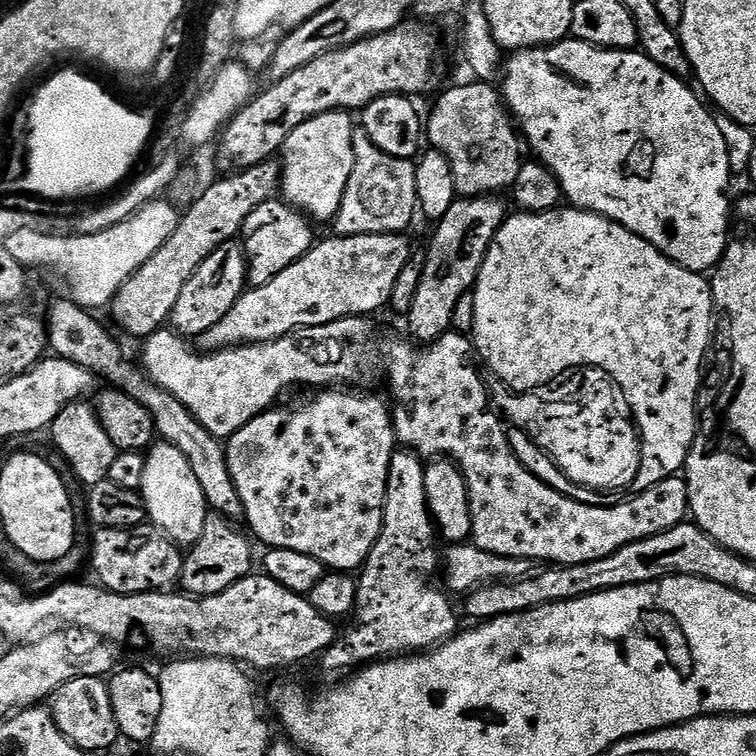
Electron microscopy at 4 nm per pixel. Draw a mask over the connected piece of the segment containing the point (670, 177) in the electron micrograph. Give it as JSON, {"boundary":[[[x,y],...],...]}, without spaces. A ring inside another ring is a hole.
{"boundary":[[[565,38],[558,44],[550,44],[542,48],[522,48],[511,53],[512,56],[507,57],[506,63],[502,68],[502,80],[504,76],[504,88],[502,87],[502,95],[504,97],[504,103],[515,123],[518,125],[519,131],[522,133],[523,139],[532,147],[532,152],[539,163],[544,164],[554,174],[554,178],[558,178],[560,183],[560,191],[563,199],[567,201],[571,207],[580,208],[583,212],[593,212],[599,216],[605,216],[608,220],[618,222],[622,226],[626,226],[626,230],[630,230],[634,234],[641,236],[646,242],[650,242],[659,250],[666,258],[670,258],[678,266],[682,266],[686,270],[691,272],[698,272],[701,274],[708,274],[715,269],[716,265],[720,263],[720,259],[724,256],[724,251],[727,250],[730,243],[730,237],[728,237],[728,216],[730,220],[730,200],[728,204],[728,179],[732,176],[732,156],[728,153],[728,140],[724,137],[724,132],[720,129],[720,124],[714,117],[708,113],[709,105],[705,103],[699,95],[695,96],[690,89],[687,88],[685,81],[679,76],[670,74],[666,70],[662,70],[662,66],[658,66],[654,62],[650,62],[650,58],[646,58],[643,52],[639,50],[629,50],[626,52],[613,52],[607,48],[592,48],[586,42],[581,40],[574,40],[571,38]]]}

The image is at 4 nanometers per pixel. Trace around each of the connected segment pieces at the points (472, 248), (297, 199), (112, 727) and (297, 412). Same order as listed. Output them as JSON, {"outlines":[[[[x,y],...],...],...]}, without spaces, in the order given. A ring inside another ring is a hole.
{"outlines":[[[[496,194],[457,198],[440,220],[435,221],[436,233],[426,247],[422,282],[418,282],[418,294],[414,294],[414,306],[406,313],[407,335],[417,345],[433,344],[438,338],[453,331],[454,306],[462,294],[472,292],[476,279],[484,265],[486,254],[494,242],[500,227],[504,225],[506,211],[501,197]]],[[[344,110],[318,114],[302,122],[302,126],[298,126],[298,130],[294,130],[284,143],[280,192],[297,212],[313,221],[335,221],[340,214],[350,174],[354,174],[354,121],[348,116],[351,115]]],[[[79,676],[60,684],[50,697],[50,711],[58,730],[85,754],[104,752],[121,739],[118,718],[114,718],[114,705],[110,702],[108,680],[98,676]]],[[[320,390],[313,400],[308,400],[305,404],[300,404],[297,408],[280,408],[281,406],[273,407],[267,412],[261,412],[260,415],[255,416],[250,422],[246,422],[246,426],[242,426],[242,430],[238,430],[232,436],[228,437],[226,447],[228,449],[228,465],[230,466],[230,478],[234,478],[234,486],[238,490],[238,498],[242,498],[242,506],[244,507],[244,520],[246,524],[252,527],[251,535],[264,543],[268,548],[285,548],[286,550],[298,550],[298,554],[310,554],[310,558],[318,558],[318,562],[322,562],[325,569],[343,572],[345,574],[355,573],[357,570],[364,567],[364,559],[370,554],[370,550],[374,546],[374,542],[378,542],[378,534],[382,530],[382,518],[384,517],[384,503],[386,502],[386,482],[390,474],[390,462],[392,456],[398,447],[396,438],[396,430],[392,426],[392,413],[390,411],[390,404],[387,399],[384,400],[380,396],[363,396],[362,393],[356,392],[360,390],[348,390],[352,392],[324,392],[328,390]]]]}

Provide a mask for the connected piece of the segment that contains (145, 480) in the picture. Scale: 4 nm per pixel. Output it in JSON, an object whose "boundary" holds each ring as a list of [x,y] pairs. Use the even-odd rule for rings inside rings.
{"boundary":[[[153,443],[146,452],[146,474],[142,474],[142,486],[138,491],[144,498],[148,520],[170,537],[173,544],[191,546],[202,538],[210,509],[202,494],[202,486],[198,486],[198,478],[194,478],[194,470],[190,470],[190,462],[182,450],[173,444]]]}

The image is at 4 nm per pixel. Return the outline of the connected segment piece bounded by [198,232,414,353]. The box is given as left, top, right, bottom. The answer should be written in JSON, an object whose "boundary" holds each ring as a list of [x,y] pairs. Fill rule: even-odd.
{"boundary":[[[372,232],[368,236],[337,235],[336,240],[313,243],[311,250],[286,266],[278,278],[243,292],[230,306],[230,314],[199,336],[199,347],[210,353],[245,344],[270,344],[300,328],[317,328],[347,316],[368,318],[379,308],[387,309],[394,282],[398,282],[398,274],[402,274],[414,251],[408,238],[395,232]]]}

